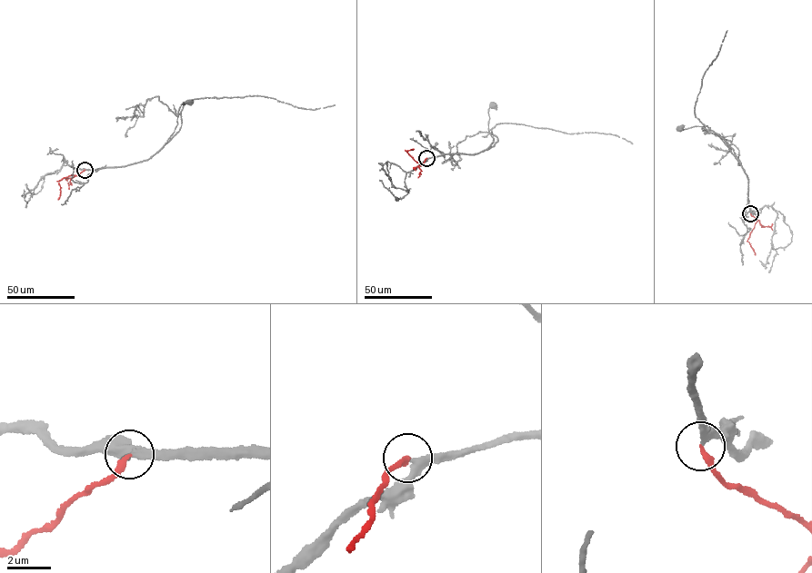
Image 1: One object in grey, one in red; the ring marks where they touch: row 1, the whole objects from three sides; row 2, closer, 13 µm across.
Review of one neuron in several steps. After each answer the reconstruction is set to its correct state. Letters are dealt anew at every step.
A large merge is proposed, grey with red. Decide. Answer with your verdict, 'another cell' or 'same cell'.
same cell

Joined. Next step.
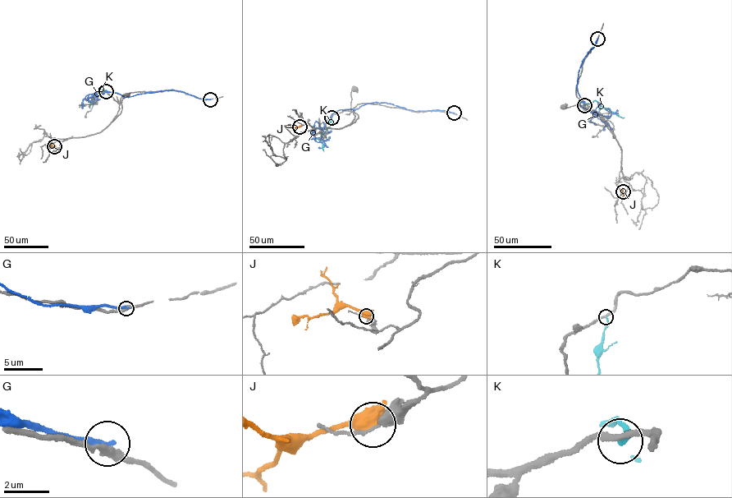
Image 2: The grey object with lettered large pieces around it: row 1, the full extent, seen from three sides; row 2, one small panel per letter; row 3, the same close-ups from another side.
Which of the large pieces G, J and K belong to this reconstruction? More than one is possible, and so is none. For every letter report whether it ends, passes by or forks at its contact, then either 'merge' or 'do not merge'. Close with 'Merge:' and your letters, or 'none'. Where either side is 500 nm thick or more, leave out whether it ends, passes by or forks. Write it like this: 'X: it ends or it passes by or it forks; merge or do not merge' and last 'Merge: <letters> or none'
G: it ends; do not merge
J: do not merge
K: it ends; do not merge
Merge: none

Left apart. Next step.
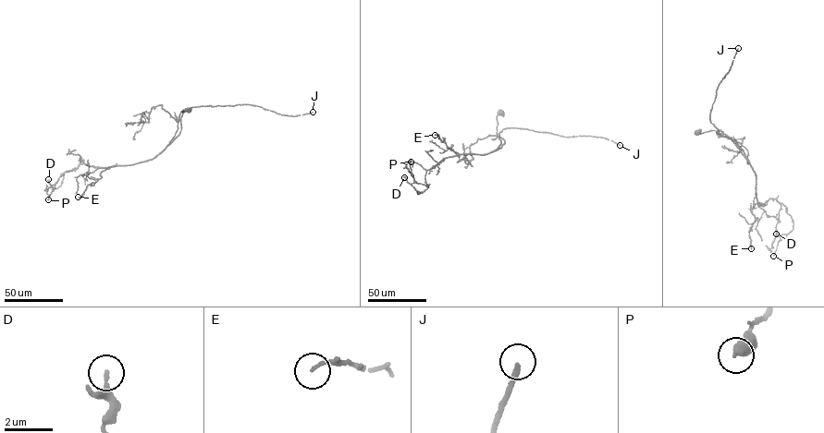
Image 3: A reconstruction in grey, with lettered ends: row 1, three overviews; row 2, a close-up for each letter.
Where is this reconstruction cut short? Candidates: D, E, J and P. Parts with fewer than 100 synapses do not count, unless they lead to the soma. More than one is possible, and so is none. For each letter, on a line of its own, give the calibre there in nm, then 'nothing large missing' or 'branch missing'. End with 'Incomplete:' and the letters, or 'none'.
D: calibre 120 nm; nothing large missing
E: calibre 120 nm; nothing large missing
J: calibre 180 nm; branch missing
P: calibre 420 nm; nothing large missing
Incomplete: J

